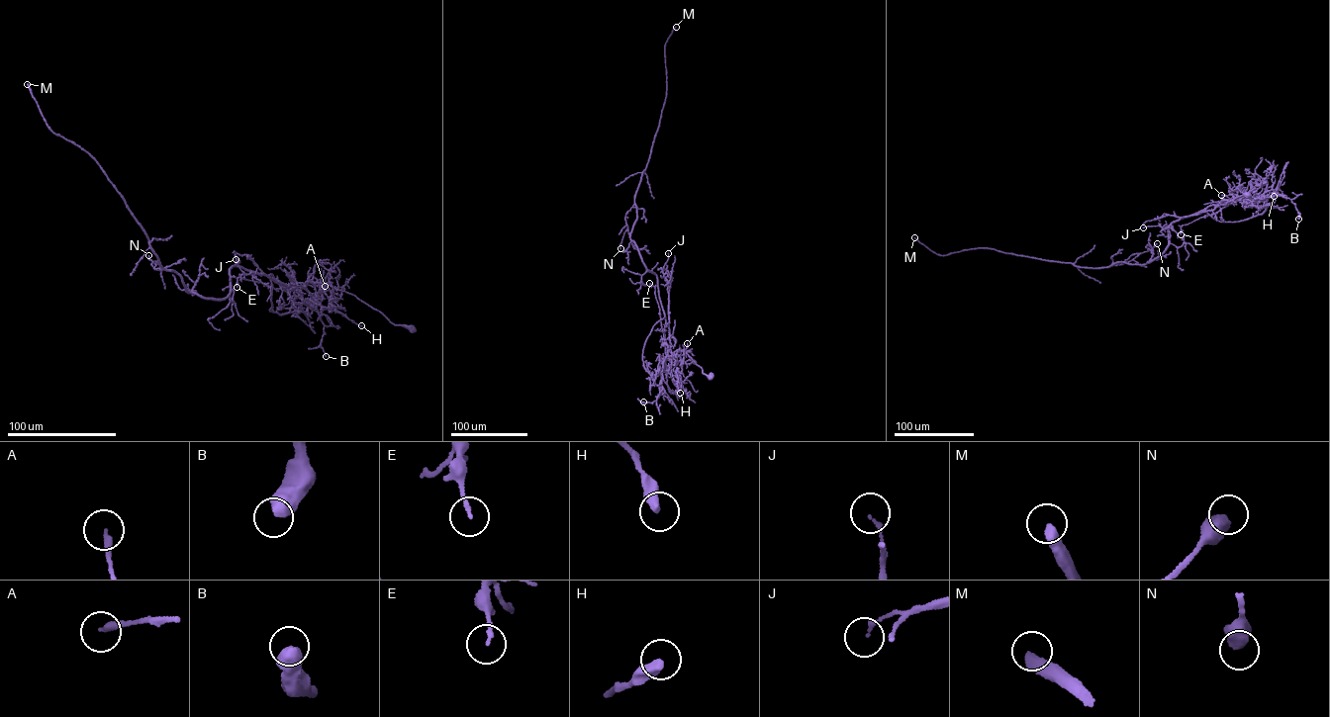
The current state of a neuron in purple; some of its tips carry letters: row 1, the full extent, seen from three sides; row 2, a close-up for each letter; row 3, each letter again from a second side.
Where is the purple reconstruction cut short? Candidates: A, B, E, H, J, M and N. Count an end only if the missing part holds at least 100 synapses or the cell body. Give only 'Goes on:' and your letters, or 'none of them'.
Goes on: M

